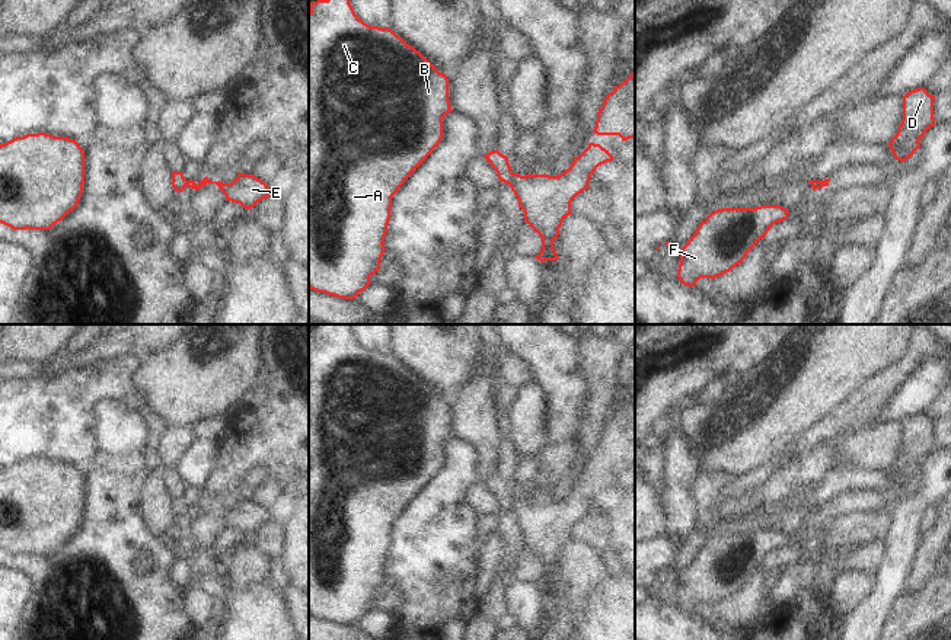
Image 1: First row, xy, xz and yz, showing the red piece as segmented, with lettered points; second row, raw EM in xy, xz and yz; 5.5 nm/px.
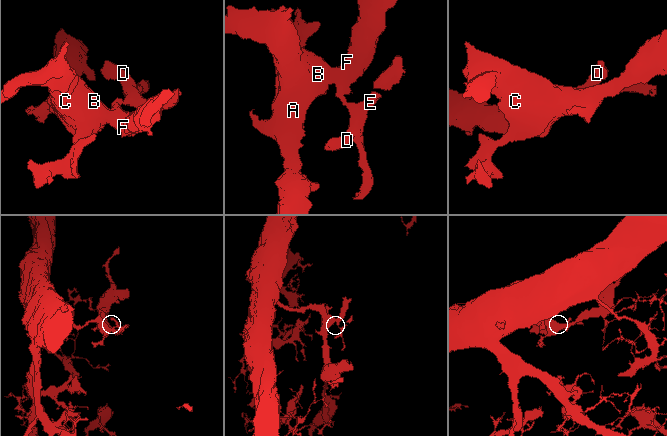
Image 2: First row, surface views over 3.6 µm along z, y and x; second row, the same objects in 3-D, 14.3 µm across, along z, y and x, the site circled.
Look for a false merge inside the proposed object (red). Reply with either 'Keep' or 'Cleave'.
Cleave

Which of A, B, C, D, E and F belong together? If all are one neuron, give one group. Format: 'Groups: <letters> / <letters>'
Groups: A B C F / D E

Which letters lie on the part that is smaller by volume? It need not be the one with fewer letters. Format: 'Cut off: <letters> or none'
Cut off: D, E

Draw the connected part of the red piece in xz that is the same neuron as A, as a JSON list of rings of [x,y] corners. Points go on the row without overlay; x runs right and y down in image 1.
[[[326,324],[310,329],[309,337],[309,615],[354,625],[379,598],[384,579],[384,561],[390,545],[392,524],[405,506],[425,487],[443,464],[443,444],[451,438],[449,404],[419,377],[390,353],[370,352],[354,337],[350,324]]]

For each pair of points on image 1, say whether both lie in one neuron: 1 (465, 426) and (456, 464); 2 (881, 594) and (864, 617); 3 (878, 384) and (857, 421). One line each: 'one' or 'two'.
1: two
2: one
3: one

